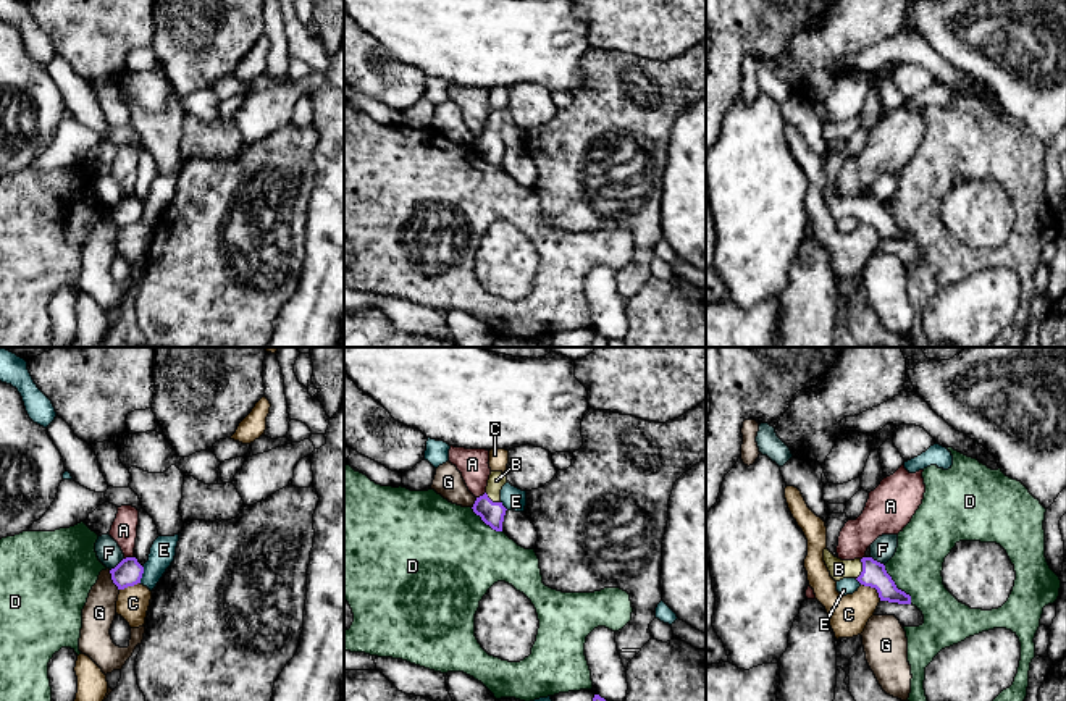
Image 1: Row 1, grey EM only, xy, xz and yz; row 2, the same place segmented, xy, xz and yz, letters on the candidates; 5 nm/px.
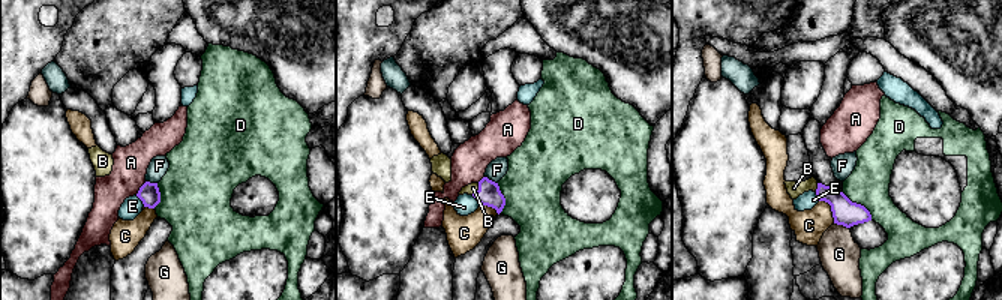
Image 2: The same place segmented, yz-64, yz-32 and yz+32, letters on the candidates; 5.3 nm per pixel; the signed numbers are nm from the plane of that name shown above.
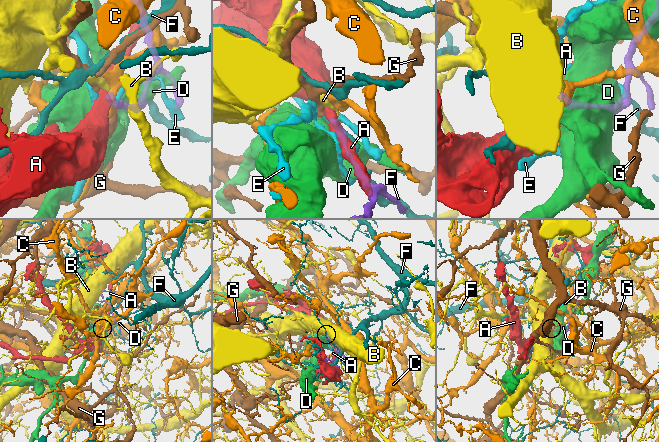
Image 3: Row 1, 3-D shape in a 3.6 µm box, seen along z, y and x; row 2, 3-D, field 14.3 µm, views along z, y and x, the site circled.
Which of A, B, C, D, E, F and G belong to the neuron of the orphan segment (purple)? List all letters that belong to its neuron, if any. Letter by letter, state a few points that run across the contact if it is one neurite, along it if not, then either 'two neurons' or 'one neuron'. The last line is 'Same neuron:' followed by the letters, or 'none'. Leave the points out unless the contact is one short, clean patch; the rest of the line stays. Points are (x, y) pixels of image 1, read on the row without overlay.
A: line xy (133, 194), (125, 197); two neurons
B: line yz (874, 212), (863, 207), (839, 207); one neuron
C: line yz (861, 222), (874, 226), (881, 238); two neurons
D: two neurons
E: line xy (142, 204), (139, 220); two neurons
F: two neurons
G: line xy (109, 209), (118, 228); two neurons
Same neuron: B

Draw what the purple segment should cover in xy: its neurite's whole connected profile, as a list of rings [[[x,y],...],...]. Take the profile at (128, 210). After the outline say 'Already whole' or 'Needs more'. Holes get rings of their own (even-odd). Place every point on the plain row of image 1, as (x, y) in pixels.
[[[126,195],[115,207],[111,207],[110,212],[118,228],[124,228],[141,221],[144,205],[136,195]]]. Already whole

